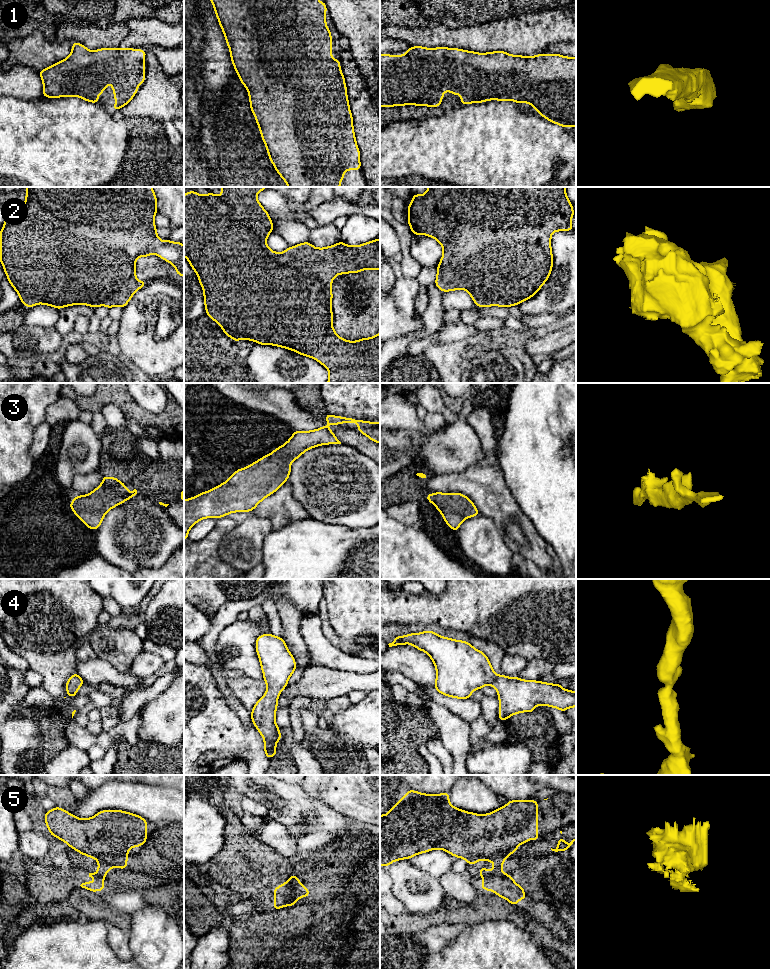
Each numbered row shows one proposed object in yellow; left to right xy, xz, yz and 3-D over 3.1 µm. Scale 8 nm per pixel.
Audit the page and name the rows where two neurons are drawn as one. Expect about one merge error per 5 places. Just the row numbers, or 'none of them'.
5

